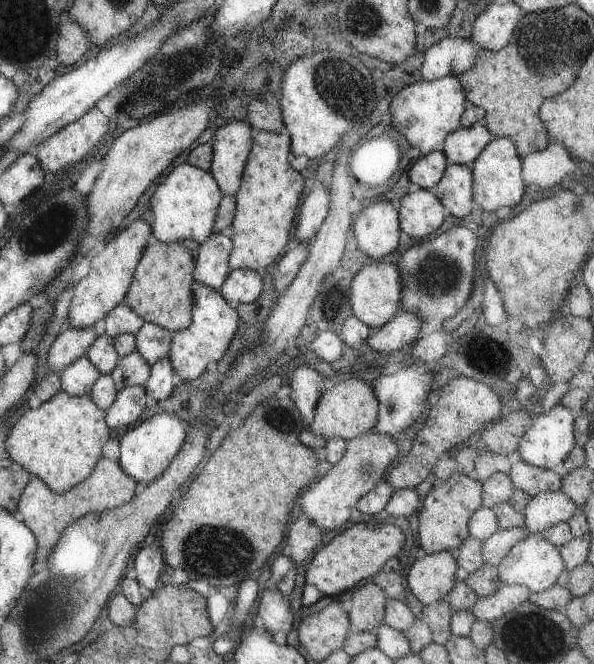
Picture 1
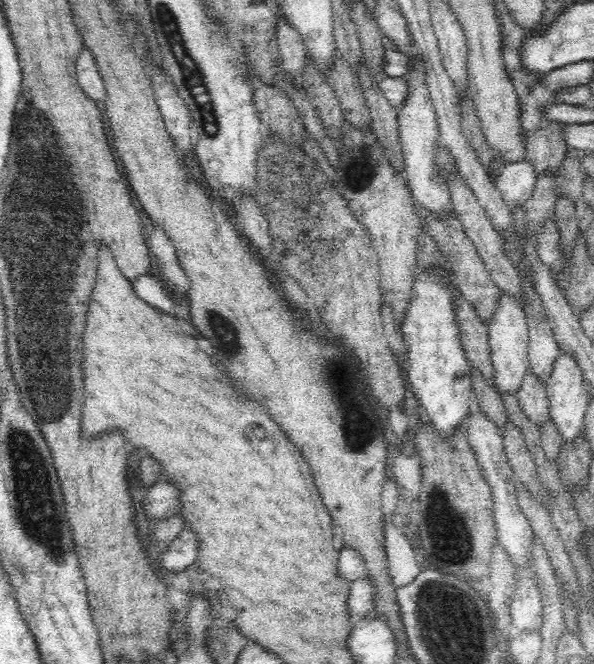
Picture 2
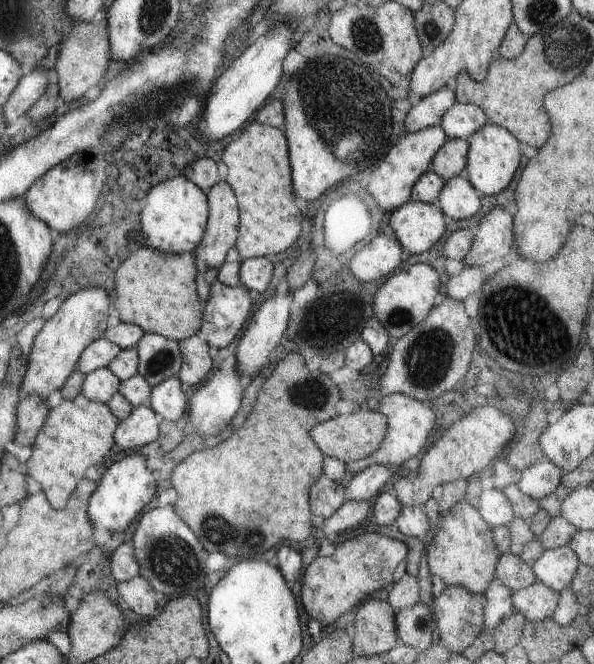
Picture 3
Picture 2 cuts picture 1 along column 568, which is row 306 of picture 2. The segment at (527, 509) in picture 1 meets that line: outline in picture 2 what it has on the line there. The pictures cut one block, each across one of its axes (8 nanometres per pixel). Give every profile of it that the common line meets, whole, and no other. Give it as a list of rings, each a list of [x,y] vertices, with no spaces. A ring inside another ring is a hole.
[[[501,293],[498,308],[494,313],[491,323],[487,326],[490,359],[492,367],[494,367],[494,391],[500,396],[516,395],[521,389],[524,377],[529,370],[529,361],[527,360],[529,326],[527,315],[524,314],[522,307],[518,305],[518,301],[514,301],[514,297]]]

